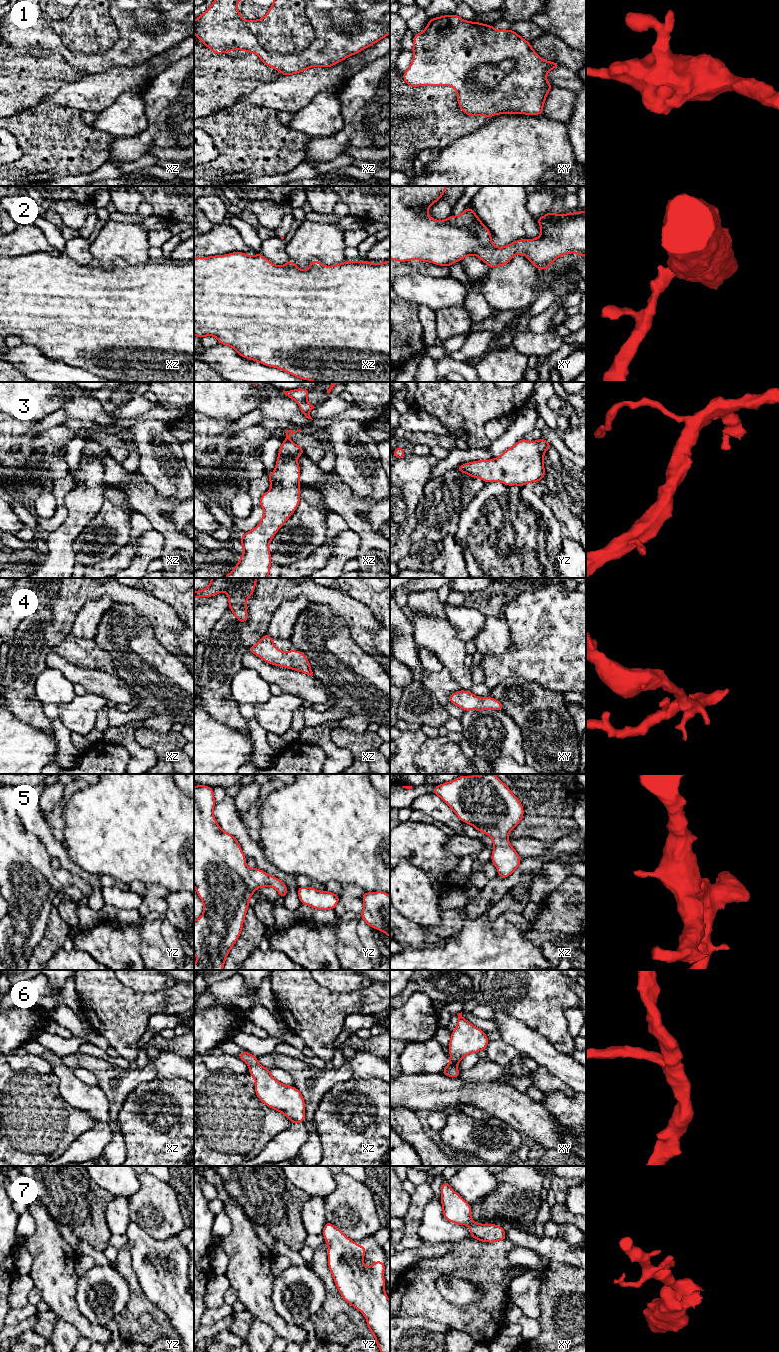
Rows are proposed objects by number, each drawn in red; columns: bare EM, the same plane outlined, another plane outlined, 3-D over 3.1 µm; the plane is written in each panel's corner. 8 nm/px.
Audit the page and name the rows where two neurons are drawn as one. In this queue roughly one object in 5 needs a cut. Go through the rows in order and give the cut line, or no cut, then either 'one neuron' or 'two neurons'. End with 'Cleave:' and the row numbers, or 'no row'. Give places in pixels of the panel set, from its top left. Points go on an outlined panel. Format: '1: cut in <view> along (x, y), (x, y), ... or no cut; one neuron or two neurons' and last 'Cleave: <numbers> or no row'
1: cut in xz along (245, 22), (258, 42), (268, 51), (300, 53), (315, 37); two neurons
2: no cut; one neuron
3: no cut; one neuron
4: no cut; one neuron
5: no cut; one neuron
6: no cut; one neuron
7: no cut; one neuron
Cleave: 1

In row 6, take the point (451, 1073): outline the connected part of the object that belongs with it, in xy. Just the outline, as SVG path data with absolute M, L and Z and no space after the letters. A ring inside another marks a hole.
M462 1012L457 1015L458 1022L451 1033L448 1046L449 1064L441 1071L442 1074L451 1078L460 1076L457 1065L464 1056L471 1053L477 1054L479 1051L485 1050L489 1042L486 1033L466 1020L462 1016Z

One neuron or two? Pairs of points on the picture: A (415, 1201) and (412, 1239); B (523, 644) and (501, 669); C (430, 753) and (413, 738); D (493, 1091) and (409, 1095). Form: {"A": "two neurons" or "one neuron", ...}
{"A": "one neuron", "B": "one neuron", "C": "two neurons", "D": "one neuron"}

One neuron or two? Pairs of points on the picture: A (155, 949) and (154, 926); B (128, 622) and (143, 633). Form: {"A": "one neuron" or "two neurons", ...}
{"A": "one neuron", "B": "one neuron"}

